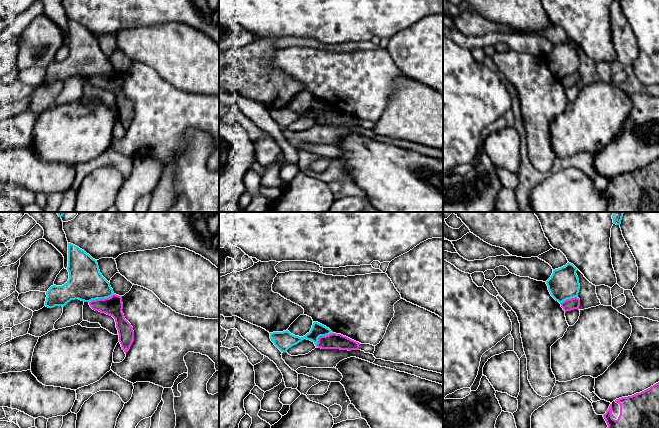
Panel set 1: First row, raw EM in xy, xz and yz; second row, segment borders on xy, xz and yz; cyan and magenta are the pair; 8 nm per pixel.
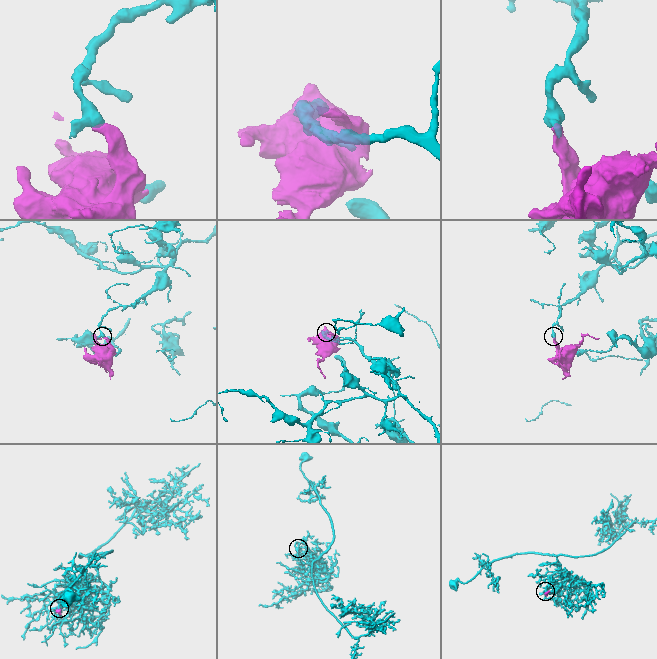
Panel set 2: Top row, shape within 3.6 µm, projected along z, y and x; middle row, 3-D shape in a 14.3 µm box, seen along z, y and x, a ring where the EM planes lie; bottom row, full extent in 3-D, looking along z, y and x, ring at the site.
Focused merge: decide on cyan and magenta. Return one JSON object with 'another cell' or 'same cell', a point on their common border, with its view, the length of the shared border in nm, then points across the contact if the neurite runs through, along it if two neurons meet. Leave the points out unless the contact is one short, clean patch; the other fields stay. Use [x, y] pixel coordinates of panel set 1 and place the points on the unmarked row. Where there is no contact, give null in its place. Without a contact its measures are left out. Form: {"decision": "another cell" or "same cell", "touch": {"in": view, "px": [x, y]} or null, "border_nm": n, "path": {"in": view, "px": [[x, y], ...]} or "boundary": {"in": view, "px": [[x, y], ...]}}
{"decision": "another cell", "touch": {"in": "xy", "px": [101, 74]}, "border_nm": 220, "boundary": {"in": "xy", "px": [[113, 69], [108, 73], [92, 75], [89, 78]]}}

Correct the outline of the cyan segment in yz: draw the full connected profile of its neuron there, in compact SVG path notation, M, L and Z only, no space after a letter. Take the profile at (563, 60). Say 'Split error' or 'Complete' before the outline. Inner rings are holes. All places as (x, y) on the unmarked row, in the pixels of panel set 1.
Complete. M568 38L565 42L553 46L546 57L551 72L559 79L578 72L580 60L576 47L577 44Z

